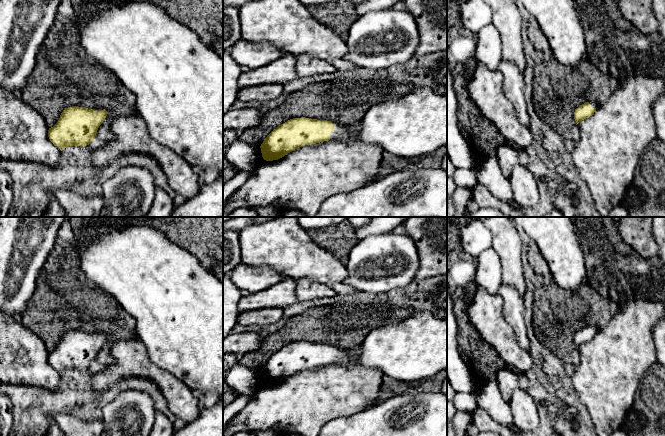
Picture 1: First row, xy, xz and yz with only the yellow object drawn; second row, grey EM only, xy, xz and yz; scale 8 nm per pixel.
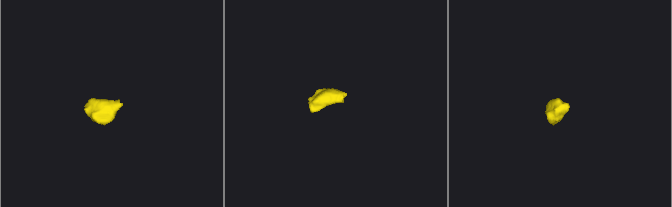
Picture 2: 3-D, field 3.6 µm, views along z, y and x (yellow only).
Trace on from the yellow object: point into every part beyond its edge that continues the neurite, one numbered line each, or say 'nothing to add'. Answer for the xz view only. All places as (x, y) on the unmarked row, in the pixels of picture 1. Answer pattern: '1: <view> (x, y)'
1: xz (347, 357)

